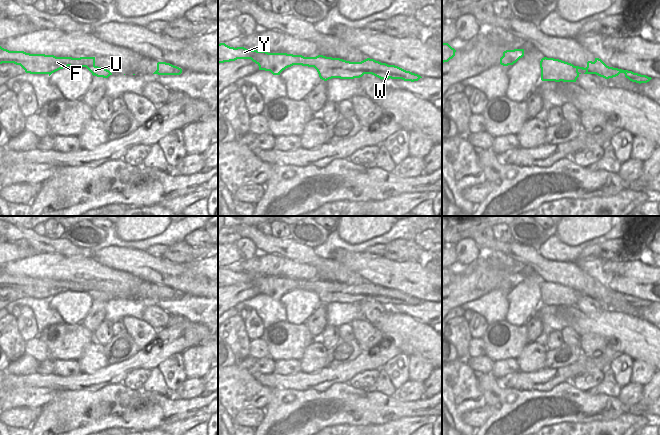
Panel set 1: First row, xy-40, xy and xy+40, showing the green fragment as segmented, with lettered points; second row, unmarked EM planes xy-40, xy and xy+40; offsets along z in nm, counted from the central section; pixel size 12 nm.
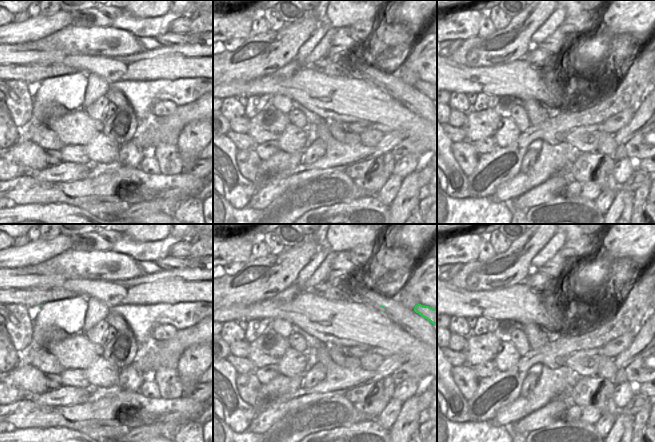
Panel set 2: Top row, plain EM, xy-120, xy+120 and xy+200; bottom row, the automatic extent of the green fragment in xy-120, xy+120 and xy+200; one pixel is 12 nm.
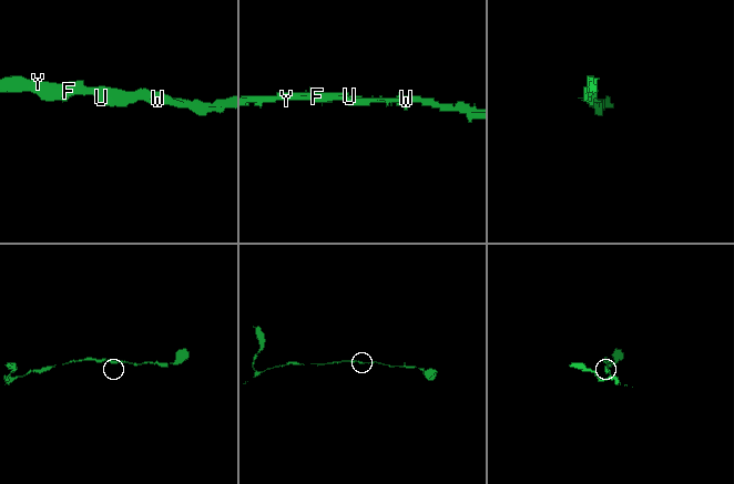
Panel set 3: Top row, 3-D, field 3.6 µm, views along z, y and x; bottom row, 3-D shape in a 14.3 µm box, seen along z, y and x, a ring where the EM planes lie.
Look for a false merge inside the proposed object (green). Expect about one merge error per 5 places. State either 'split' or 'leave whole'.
leave whole

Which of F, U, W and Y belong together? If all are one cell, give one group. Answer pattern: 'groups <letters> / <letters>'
groups F U W Y

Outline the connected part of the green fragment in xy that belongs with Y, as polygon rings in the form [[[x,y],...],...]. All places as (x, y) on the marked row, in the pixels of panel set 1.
[[[225,43],[218,44],[218,63],[237,59],[251,59],[259,66],[259,70],[270,71],[273,75],[280,75],[283,70],[293,65],[314,67],[320,79],[324,81],[332,78],[360,78],[364,74],[372,74],[381,80],[391,78],[414,82],[422,78],[420,75],[406,71],[398,66],[388,65],[370,58],[361,62],[350,62],[323,55],[304,57],[287,53],[268,53],[244,47],[234,48]]]

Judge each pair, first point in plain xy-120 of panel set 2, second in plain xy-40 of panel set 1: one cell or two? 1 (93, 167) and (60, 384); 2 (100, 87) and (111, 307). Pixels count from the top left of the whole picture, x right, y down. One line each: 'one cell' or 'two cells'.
1: one cell
2: two cells

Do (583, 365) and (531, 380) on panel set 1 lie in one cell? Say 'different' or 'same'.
same

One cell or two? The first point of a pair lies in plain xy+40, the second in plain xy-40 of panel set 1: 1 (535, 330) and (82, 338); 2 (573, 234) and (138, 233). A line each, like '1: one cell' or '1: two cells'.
1: two cells
2: one cell

